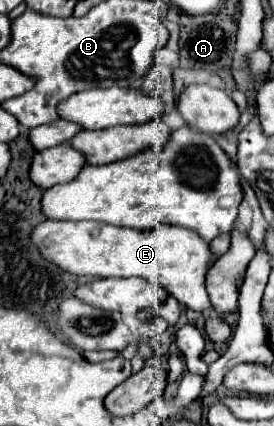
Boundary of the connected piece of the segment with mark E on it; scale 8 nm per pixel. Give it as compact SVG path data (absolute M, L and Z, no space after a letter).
M46 220L36 226L32 242L40 248L44 258L70 274L80 276L142 276L158 282L168 294L190 310L208 310L210 300L204 286L206 272L214 260L210 244L200 240L190 228L162 224L154 230L120 228L100 222L66 222Z

